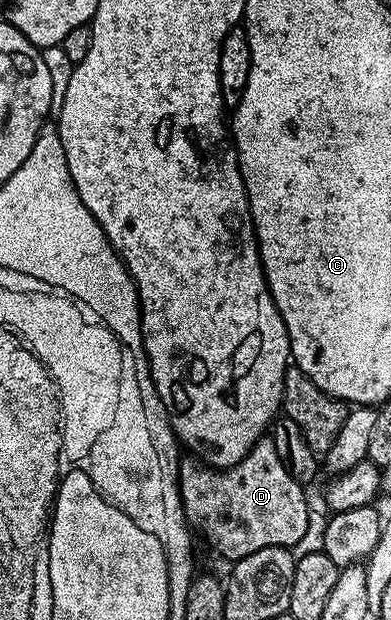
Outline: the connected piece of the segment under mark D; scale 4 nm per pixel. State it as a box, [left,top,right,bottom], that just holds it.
[177,436,311,563]

